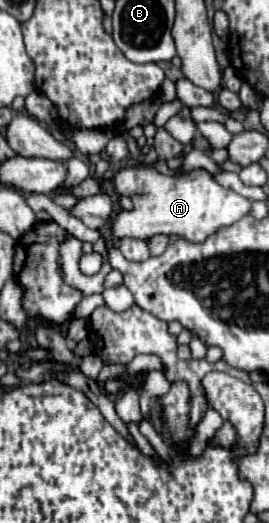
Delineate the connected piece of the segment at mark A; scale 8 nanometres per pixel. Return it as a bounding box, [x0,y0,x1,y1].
[111,165,251,243]

